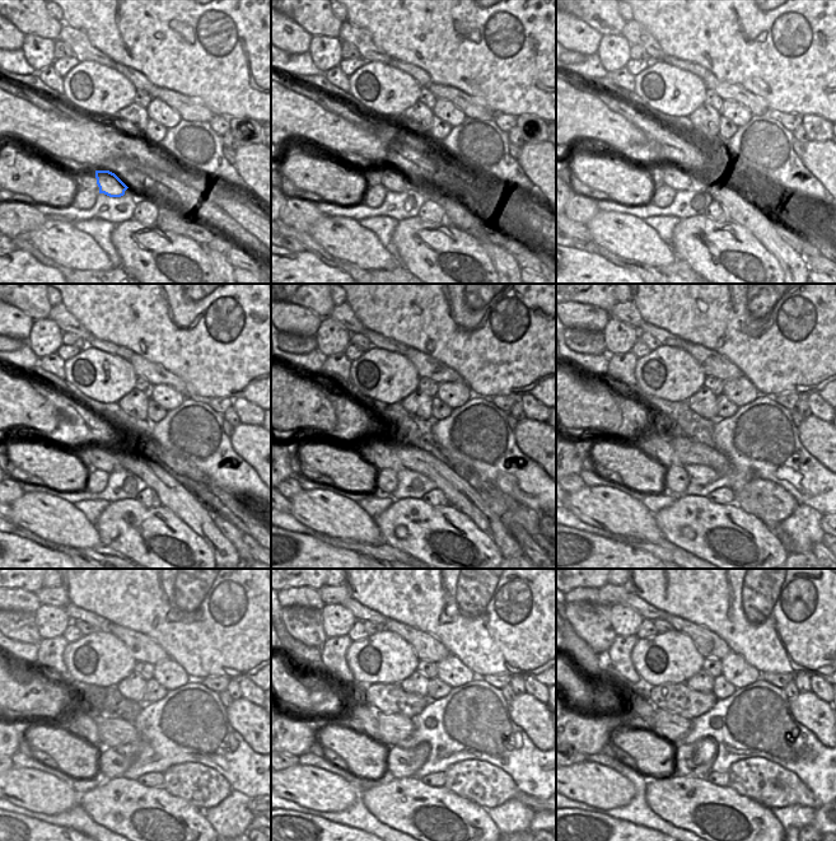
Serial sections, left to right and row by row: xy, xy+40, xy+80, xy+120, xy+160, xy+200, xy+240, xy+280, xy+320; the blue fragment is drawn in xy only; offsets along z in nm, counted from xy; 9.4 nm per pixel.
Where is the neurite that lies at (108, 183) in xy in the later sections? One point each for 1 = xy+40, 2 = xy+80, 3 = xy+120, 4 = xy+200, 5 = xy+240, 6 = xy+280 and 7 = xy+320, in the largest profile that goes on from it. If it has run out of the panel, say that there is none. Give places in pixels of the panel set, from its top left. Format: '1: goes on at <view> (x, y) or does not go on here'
1: goes on at xy+40 (393, 181)
2: goes on at xy+80 (675, 176)
3: goes on at xy+120 (101, 459)
4: goes on at xy+200 (652, 440)
5: goes on at xy+240 (80, 722)
6: goes on at xy+280 (365, 720)
7: goes on at xy+320 (634, 697)

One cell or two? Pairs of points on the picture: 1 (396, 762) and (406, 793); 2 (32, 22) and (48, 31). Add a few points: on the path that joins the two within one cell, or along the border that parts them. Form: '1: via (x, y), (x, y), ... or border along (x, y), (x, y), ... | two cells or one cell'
1: border along (386, 776), (412, 778) | two cells
2: via (36, 22), (45, 27) | one cell

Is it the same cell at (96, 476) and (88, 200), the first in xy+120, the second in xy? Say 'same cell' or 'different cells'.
same cell

